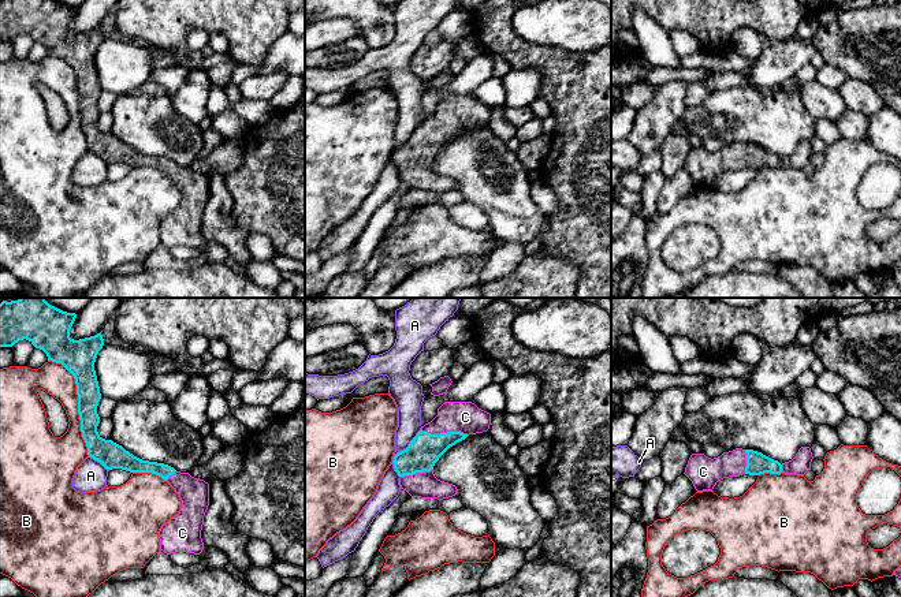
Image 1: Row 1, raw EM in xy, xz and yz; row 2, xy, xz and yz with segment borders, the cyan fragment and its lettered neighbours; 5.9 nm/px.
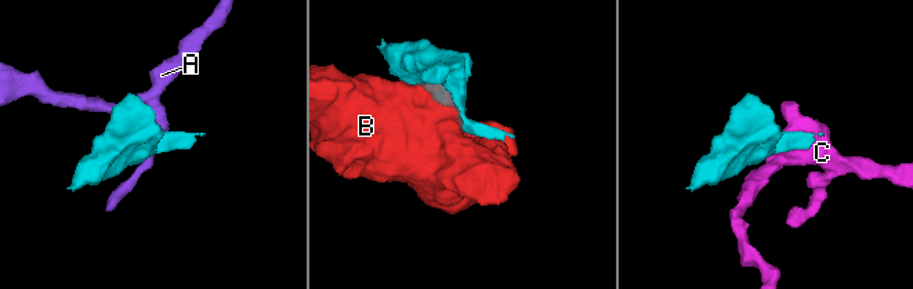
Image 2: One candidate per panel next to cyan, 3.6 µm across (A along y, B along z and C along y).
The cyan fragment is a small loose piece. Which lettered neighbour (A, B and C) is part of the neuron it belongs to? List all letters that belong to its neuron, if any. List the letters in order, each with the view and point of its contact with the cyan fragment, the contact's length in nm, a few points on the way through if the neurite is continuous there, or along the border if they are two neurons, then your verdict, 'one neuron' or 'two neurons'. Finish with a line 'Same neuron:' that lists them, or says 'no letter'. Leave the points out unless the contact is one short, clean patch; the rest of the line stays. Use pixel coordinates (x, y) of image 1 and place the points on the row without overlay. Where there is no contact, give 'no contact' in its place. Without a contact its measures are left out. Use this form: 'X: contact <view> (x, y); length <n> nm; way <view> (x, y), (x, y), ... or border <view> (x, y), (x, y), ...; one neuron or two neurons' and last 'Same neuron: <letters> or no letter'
A: contact xz (398, 146); length 320 nm; border xz (420, 123), (410, 137), (394, 150), (393, 161), (399, 171); two neurons
B: contact xy (78, 97); length 600 nm; two neurons
C: contact xz (445, 127); length 280 nm; one neuron
Same neuron: C

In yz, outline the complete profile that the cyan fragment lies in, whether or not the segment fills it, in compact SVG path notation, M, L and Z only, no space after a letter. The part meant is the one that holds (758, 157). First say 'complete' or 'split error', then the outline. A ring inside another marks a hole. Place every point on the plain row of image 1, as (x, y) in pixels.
split error | M801 141L792 154L782 158L762 146L736 142L714 153L704 148L692 148L684 168L692 175L697 186L703 186L712 184L716 176L723 172L742 168L785 167L804 169L811 164L812 153L809 141Z

